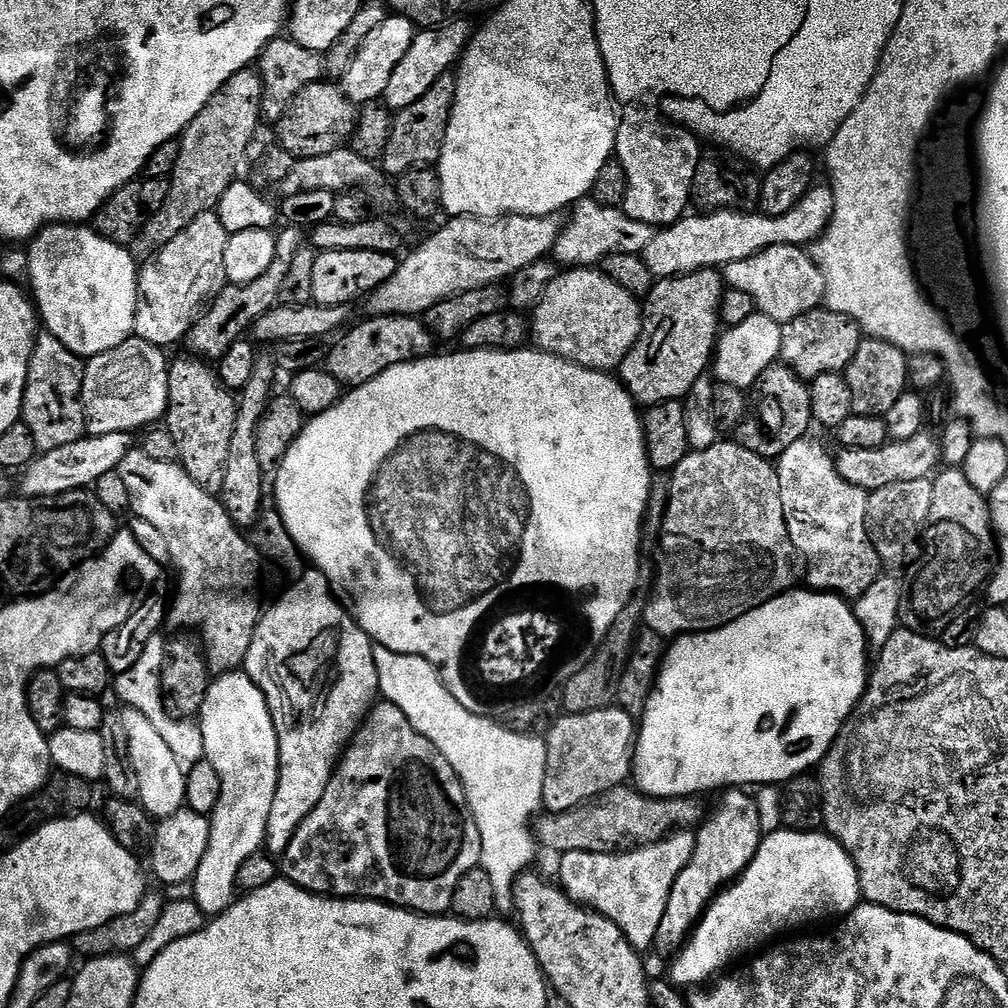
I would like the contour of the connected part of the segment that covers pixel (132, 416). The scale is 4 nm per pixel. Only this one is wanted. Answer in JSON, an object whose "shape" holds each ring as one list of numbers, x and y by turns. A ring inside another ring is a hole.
{"shape":[[133,334,122,346,114,346,114,350,106,350,102,354,91,357,84,369,84,389,80,400,84,404,84,422,89,436,102,434,139,433,168,411,168,369,169,357,164,357,165,349,159,344,146,342,140,336]]}

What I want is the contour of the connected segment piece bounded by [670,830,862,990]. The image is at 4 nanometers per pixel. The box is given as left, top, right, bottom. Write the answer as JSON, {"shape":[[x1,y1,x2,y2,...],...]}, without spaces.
{"shape":[[773,830,761,839,760,849,754,854,754,858,750,862,750,866,746,871,741,872,736,877,735,881,723,889,717,895,716,899,704,909,703,916,700,917,694,931,689,935,686,943,679,949,676,961,672,964,672,976,670,975,671,983,679,986,681,989,688,990,691,984,704,984,711,976,719,977,725,971,731,960,736,960,739,956,744,956,747,952,755,953,756,947,759,944,764,944,767,940,772,940,775,936,784,936,787,932,796,932,799,928,808,928,811,924,820,924,823,920,835,921,837,918,843,918,848,913,856,909,857,904,861,903,862,897,860,894,860,879,858,878,858,870,854,866,854,862,848,856,848,851,836,840,832,839,827,834,821,834,819,831,814,832,798,832,795,830]]}

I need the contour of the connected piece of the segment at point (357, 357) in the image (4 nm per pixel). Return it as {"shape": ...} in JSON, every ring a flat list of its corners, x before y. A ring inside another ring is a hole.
{"shape":[[372,316,367,319,357,328,349,327,339,337,341,340,328,349,326,371,345,389,360,388,366,382,378,378,378,374,386,374,390,366,424,360,433,355,434,337,423,319,415,316]]}

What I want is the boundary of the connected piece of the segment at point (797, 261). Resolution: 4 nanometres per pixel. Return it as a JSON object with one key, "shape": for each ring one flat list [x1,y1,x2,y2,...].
{"shape":[[779,244,778,246,770,246,766,250,762,250,758,254,753,256,747,256,742,258,738,262,730,262,723,265,722,275,724,283,729,289,732,288,736,292,741,292,744,296,749,296,756,305,754,305,755,311,761,312,763,316,769,316,774,318,780,323,780,325,789,324,792,320,792,314,794,314,794,298,800,298,796,296,794,288,798,286,804,286,804,282,808,280,808,264,811,262,811,255,803,247,794,244]]}

